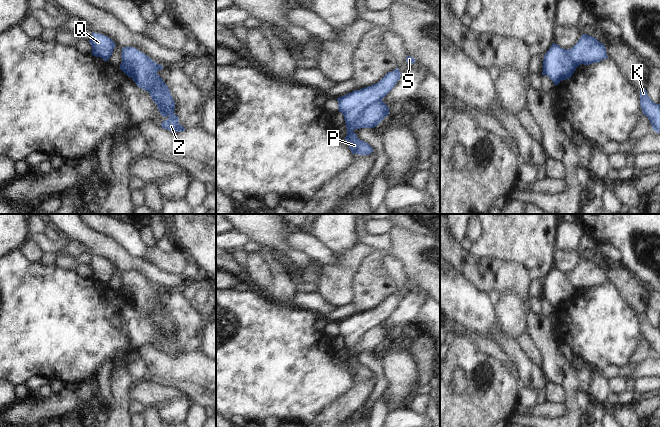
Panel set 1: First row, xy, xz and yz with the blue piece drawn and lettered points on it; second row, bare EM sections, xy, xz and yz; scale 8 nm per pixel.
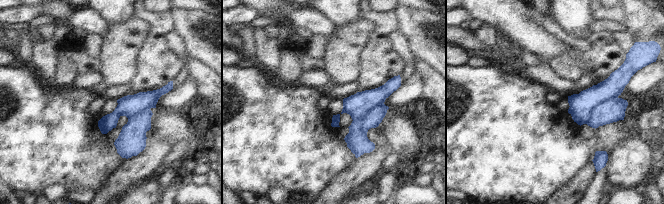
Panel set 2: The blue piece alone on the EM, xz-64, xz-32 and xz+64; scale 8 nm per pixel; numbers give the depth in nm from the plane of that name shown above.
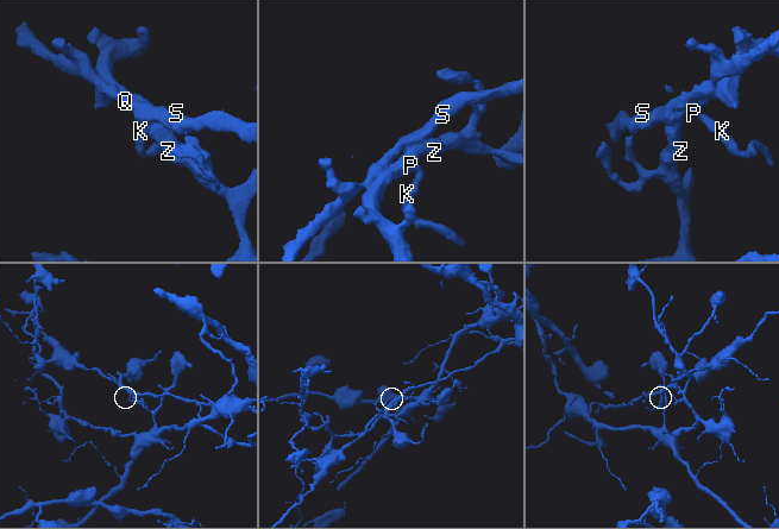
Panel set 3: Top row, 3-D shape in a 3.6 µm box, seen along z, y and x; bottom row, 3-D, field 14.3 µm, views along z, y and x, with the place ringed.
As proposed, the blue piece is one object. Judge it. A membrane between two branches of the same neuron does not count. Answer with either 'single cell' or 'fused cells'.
fused cells

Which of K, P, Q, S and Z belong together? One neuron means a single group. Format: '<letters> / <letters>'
K P Z / Q S

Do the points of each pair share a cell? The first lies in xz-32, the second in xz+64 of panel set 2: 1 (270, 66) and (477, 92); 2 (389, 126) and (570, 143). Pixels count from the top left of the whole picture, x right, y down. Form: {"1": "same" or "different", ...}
{"1": "different", "2": "different"}

